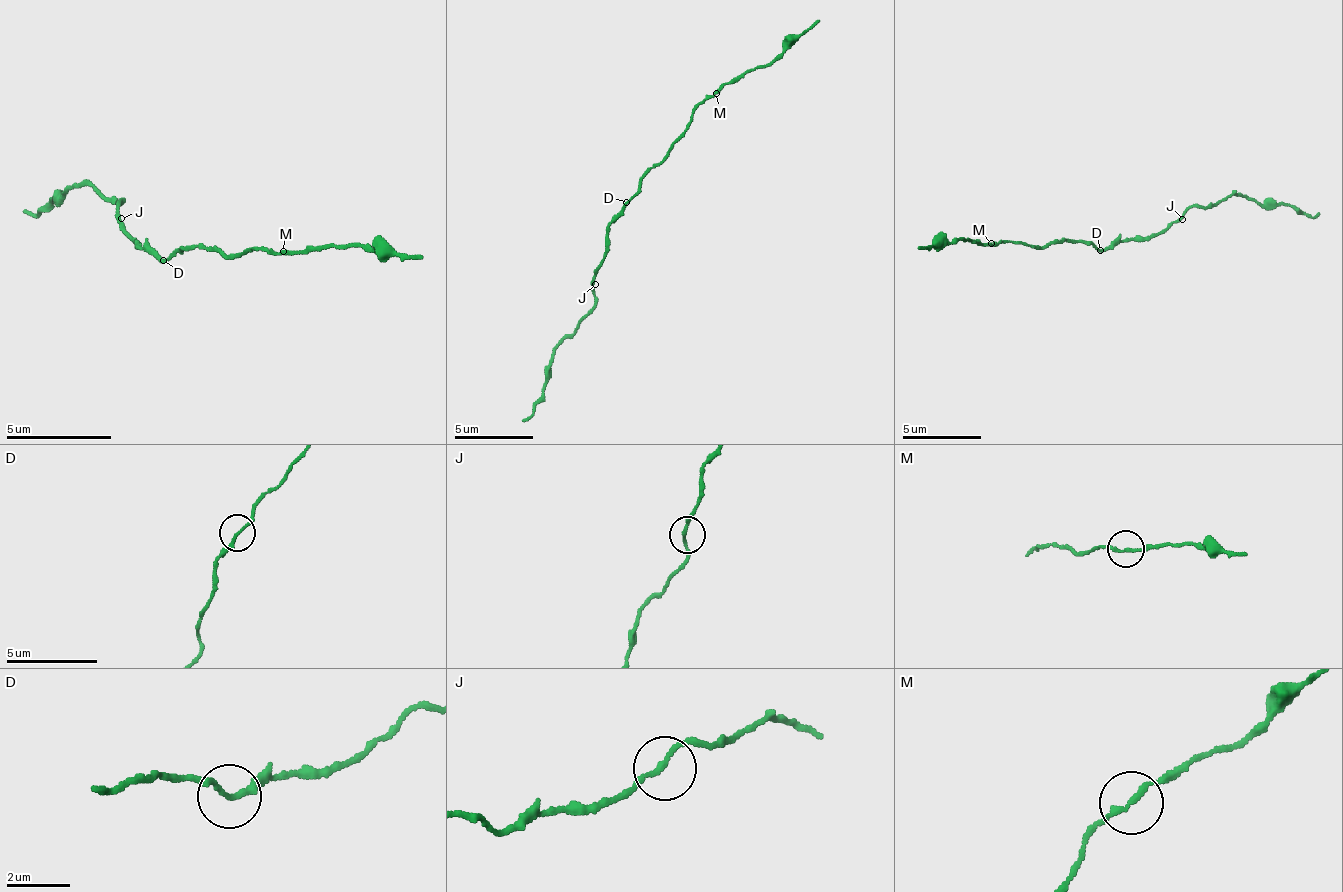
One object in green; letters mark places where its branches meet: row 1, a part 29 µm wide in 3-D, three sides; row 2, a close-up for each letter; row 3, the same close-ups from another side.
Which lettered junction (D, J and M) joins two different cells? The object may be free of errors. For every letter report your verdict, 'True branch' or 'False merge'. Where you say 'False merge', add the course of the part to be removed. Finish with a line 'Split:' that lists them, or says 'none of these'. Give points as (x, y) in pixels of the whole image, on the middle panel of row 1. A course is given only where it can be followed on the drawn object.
D: True branch
J: True branch
M: True branch
Split: none of these

